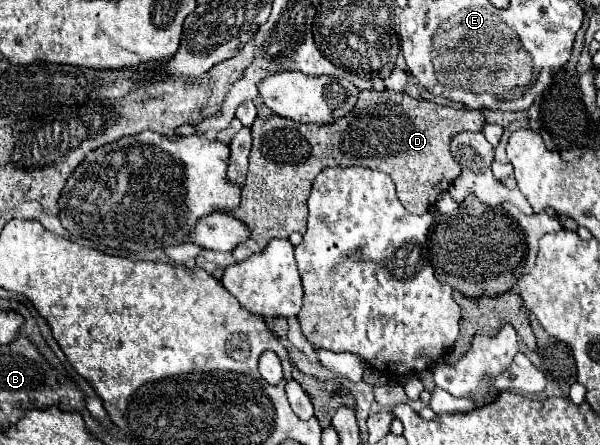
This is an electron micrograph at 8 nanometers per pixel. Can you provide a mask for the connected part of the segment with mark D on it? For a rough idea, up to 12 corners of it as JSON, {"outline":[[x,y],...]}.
{"outline":[[362,90],[300,124],[258,106],[240,206],[252,238],[306,232],[328,166],[386,172],[424,214],[460,176],[450,138],[480,110]]}

